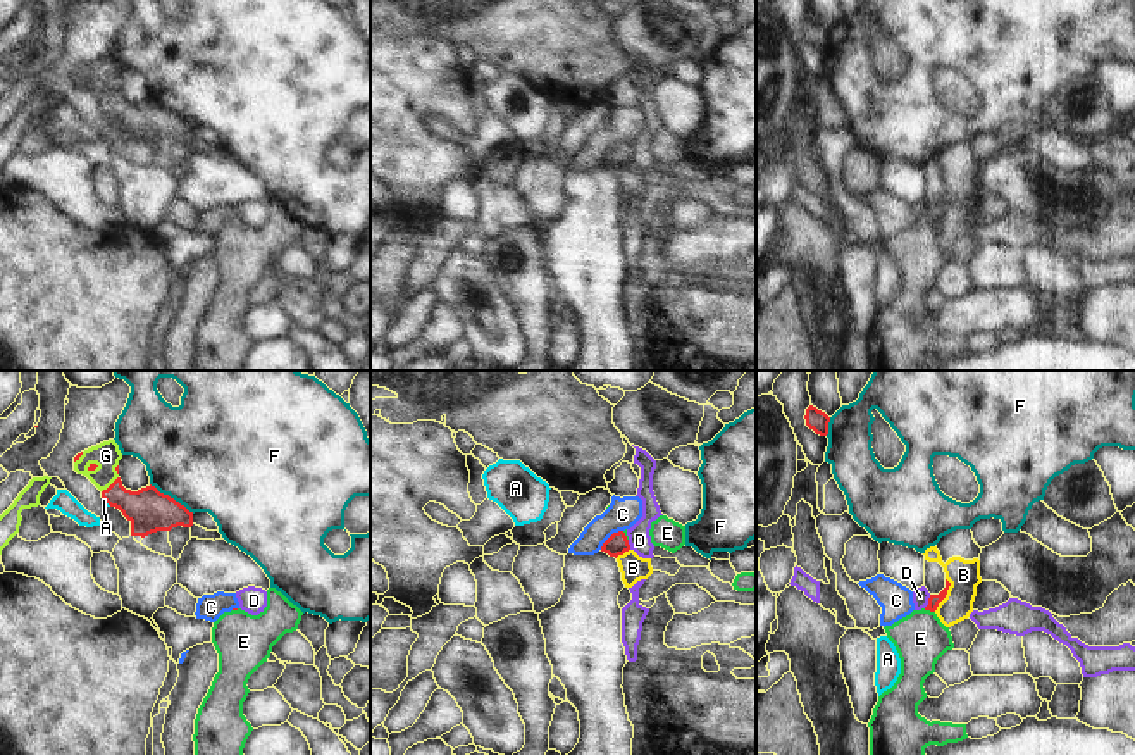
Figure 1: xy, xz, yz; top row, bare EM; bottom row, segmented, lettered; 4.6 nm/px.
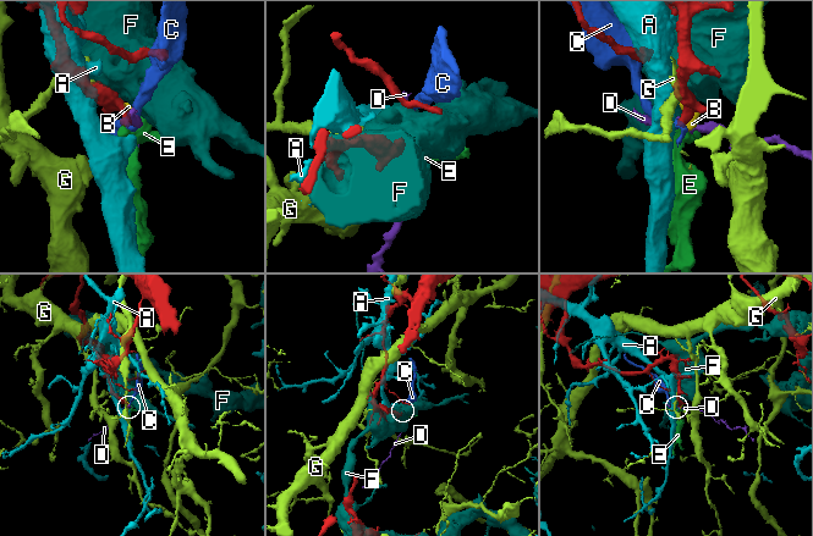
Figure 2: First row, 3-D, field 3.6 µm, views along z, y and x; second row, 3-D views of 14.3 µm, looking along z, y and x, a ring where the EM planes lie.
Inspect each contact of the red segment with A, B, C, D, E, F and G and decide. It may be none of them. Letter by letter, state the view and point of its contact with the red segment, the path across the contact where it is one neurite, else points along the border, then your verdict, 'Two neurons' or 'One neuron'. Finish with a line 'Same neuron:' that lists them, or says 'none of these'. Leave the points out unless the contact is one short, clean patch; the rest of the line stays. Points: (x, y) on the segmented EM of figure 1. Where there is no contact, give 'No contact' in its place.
A: Touches red at xy (107, 502). Two neurons
B: Touches red at yz (946, 593). Boundary: yz (946, 578), (949, 583), (948, 593), (934, 611). Two neurons
C: Touches red at xz (610, 536). Boundary: xz (622, 530), (615, 531), (600, 549). Two neurons
D: Touches red at yz (929, 602). Boundary: yz (930, 595), (924, 607). Two neurons
E: Touches red at yz (929, 609). Path across: yz (934, 600), (929, 609), (920, 638). One neuron
F: Touches red at xy (173, 499). Two neurons
G: Touches red at xy (117, 478). Two neurons
Same neuron: E

